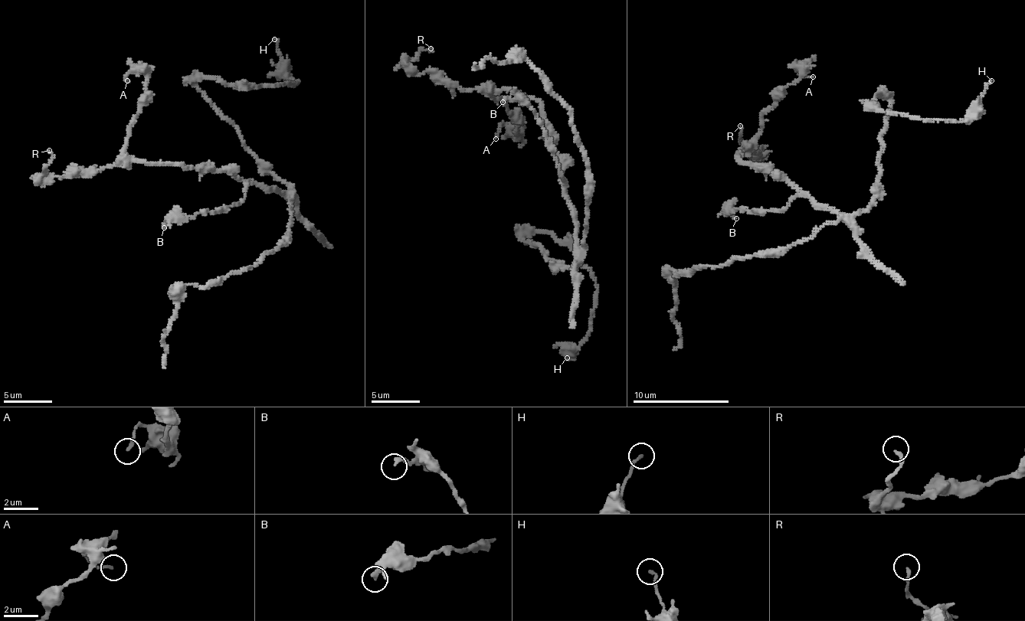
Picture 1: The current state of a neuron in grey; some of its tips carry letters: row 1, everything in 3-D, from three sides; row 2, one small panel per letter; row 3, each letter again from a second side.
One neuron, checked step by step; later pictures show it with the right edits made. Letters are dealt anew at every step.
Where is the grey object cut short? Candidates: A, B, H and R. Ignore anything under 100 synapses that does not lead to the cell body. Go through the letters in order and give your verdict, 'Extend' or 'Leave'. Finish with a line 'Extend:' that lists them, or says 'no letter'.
A: Leave
B: Leave
H: Leave
R: Leave
Extend: no letter

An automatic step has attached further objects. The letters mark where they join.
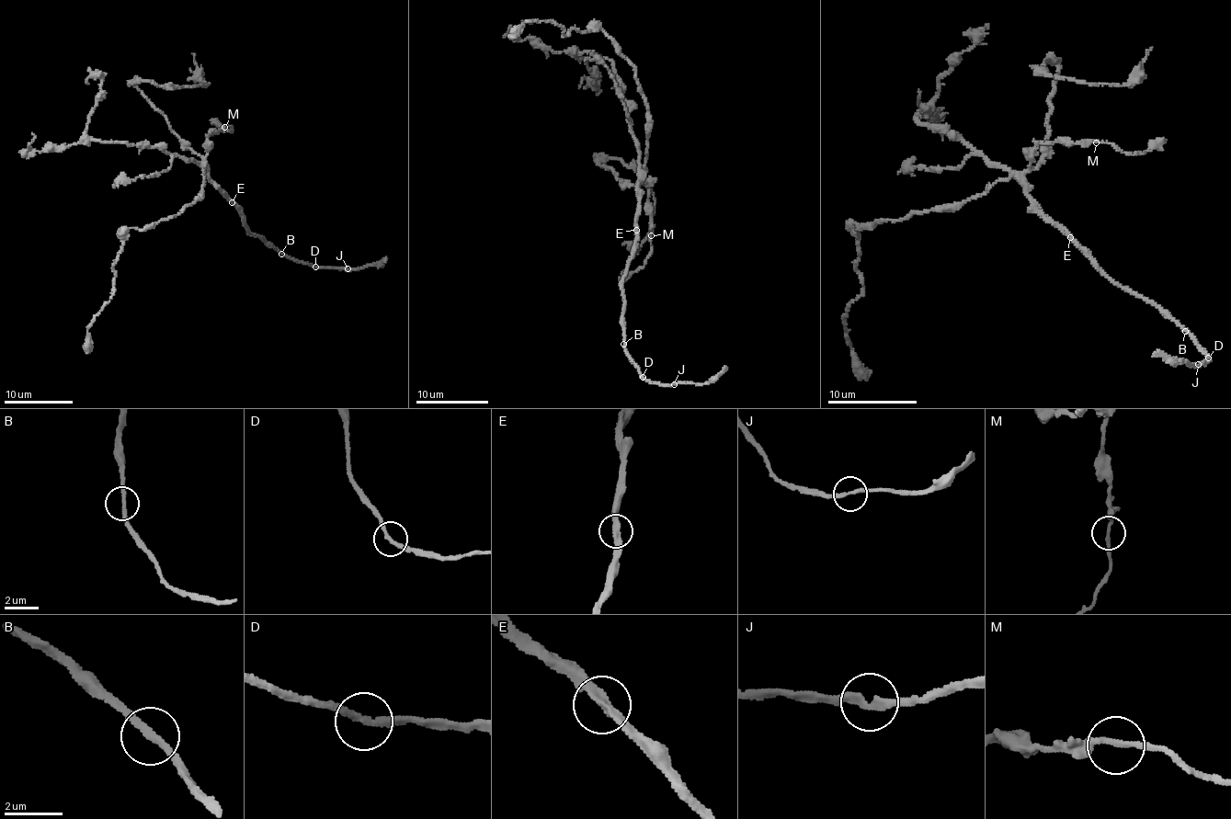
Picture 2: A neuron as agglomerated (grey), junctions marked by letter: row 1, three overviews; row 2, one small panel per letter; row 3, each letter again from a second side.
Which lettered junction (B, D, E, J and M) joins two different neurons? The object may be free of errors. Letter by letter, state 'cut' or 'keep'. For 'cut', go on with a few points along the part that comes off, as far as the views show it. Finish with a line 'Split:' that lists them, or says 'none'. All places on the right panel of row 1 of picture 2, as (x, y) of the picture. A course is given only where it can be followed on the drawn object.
B: keep
D: keep
E: keep
J: keep
M: keep
Split: none

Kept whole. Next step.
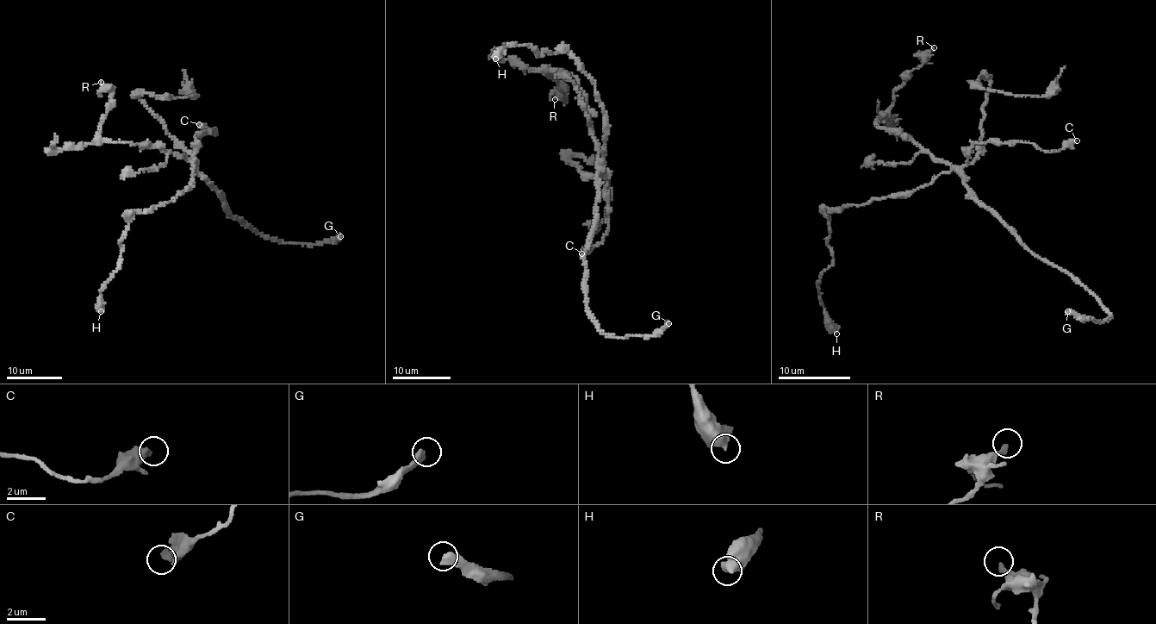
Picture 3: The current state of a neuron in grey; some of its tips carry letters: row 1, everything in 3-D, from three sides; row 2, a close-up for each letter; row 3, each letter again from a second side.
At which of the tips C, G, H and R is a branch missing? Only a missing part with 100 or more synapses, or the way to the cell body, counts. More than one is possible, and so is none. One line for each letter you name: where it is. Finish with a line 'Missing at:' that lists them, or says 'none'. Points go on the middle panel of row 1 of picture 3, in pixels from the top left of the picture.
G: (668, 323)
Missing at: G

